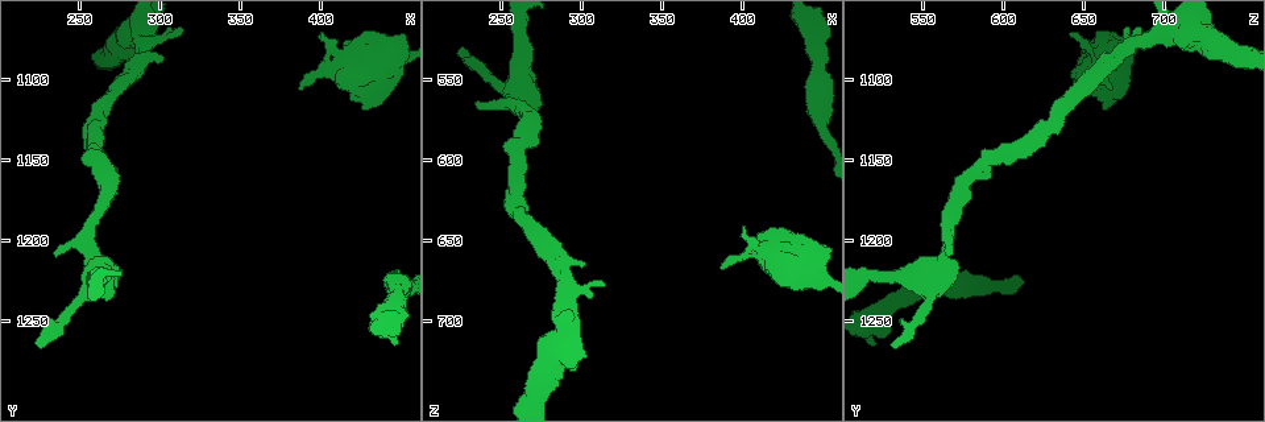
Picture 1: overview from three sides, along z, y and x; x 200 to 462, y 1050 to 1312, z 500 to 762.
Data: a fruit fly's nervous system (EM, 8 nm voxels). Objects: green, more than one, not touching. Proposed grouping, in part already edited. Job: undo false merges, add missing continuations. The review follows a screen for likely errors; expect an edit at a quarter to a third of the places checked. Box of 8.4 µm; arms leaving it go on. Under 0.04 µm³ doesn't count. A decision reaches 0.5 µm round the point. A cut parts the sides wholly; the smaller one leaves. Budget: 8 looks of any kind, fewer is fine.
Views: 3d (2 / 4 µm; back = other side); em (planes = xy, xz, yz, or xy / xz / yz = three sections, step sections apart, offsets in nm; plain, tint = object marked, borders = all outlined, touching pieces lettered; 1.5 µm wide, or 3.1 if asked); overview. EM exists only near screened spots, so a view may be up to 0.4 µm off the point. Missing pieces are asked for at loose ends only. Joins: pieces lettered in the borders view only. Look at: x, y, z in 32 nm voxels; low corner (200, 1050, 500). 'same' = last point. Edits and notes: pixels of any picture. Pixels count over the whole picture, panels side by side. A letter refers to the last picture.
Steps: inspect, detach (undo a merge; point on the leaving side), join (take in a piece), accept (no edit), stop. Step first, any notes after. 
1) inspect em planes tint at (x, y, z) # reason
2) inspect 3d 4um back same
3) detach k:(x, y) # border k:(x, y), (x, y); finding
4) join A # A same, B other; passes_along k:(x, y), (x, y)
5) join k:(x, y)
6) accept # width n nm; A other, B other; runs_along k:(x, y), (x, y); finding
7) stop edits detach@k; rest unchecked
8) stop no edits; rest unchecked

inspect 3d 4um at (228, 1264, 530) # thin end

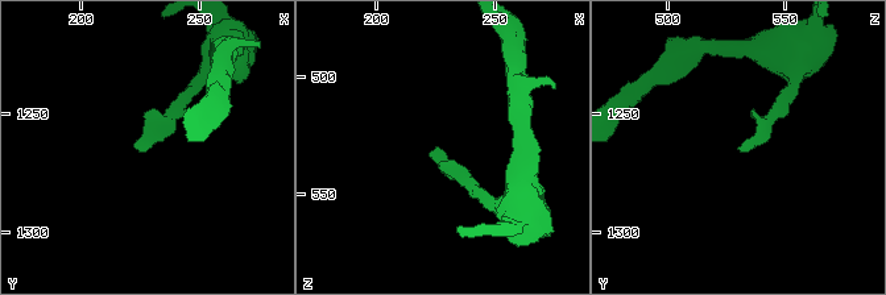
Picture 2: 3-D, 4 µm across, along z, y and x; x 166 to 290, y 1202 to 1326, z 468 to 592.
inspect em planes borders at (228, 1265, 530) # shape alone is not enough

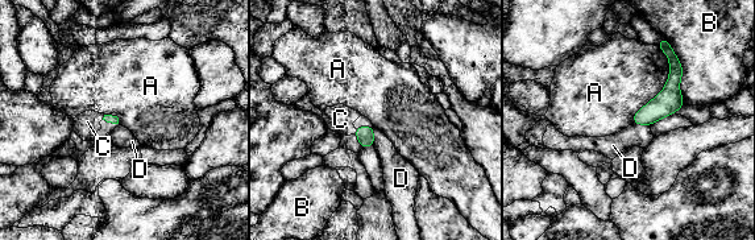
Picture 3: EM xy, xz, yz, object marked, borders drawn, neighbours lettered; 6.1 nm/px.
join C # A other, B other, C same, D other; it goes on there

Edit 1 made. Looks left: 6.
inspect 3d 4um at (236, 1210, 562) # branch stops here

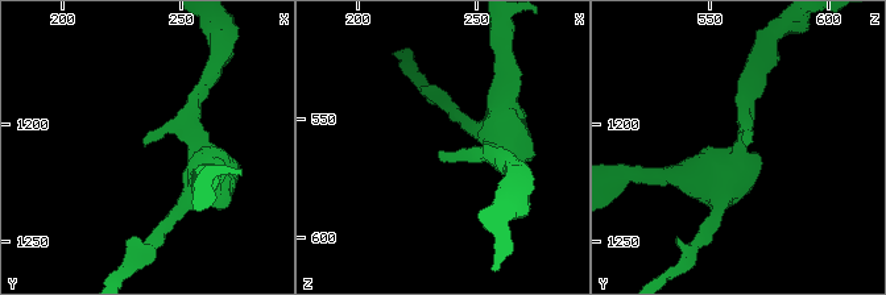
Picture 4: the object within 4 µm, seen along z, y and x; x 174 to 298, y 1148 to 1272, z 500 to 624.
inspect em planes tint at (234, 1208, 564) # need the tissue

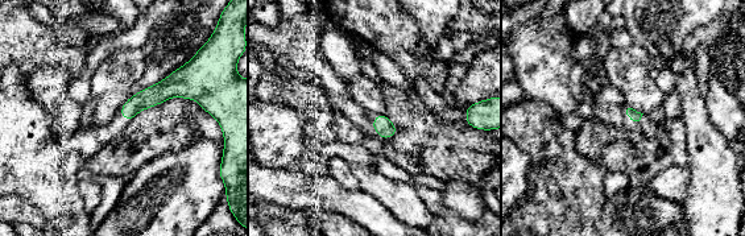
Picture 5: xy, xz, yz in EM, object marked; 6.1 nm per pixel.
inspect em planes borders same # what lies round it

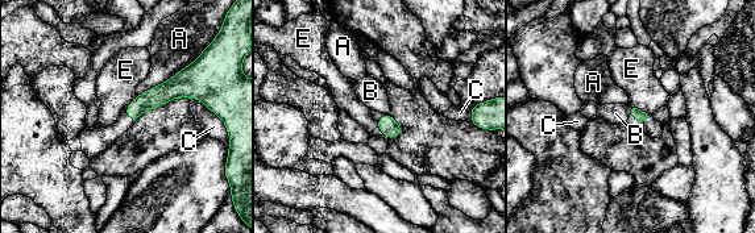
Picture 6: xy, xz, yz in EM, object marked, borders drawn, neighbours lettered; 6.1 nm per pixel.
accept # A other, B other, C other, E other; none of them fits

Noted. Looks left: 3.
inspect em planes plain at (386, 1108, 668) # an open end

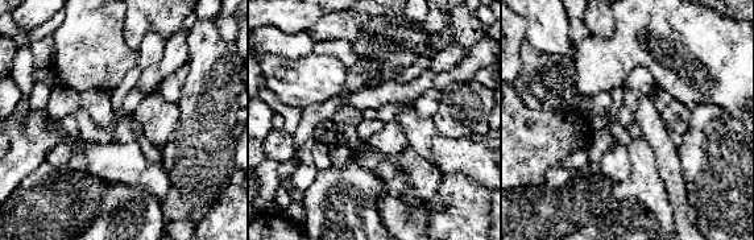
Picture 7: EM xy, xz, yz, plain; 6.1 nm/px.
inspect em planes borders same

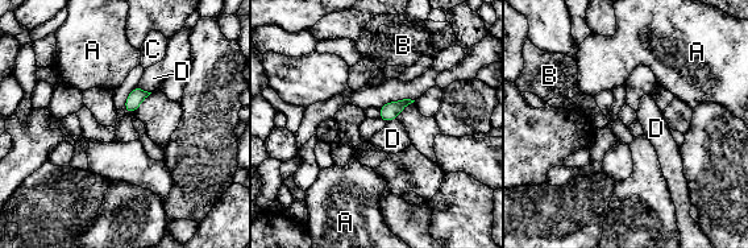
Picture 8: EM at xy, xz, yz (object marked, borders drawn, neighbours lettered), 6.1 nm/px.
accept # longest_contact D 90 nm; A other, B other, C other, D other; border 8:(138, 85), (150, 92); no lettered piece goes on from it

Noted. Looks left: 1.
stop edits join@3; rest unchecked

